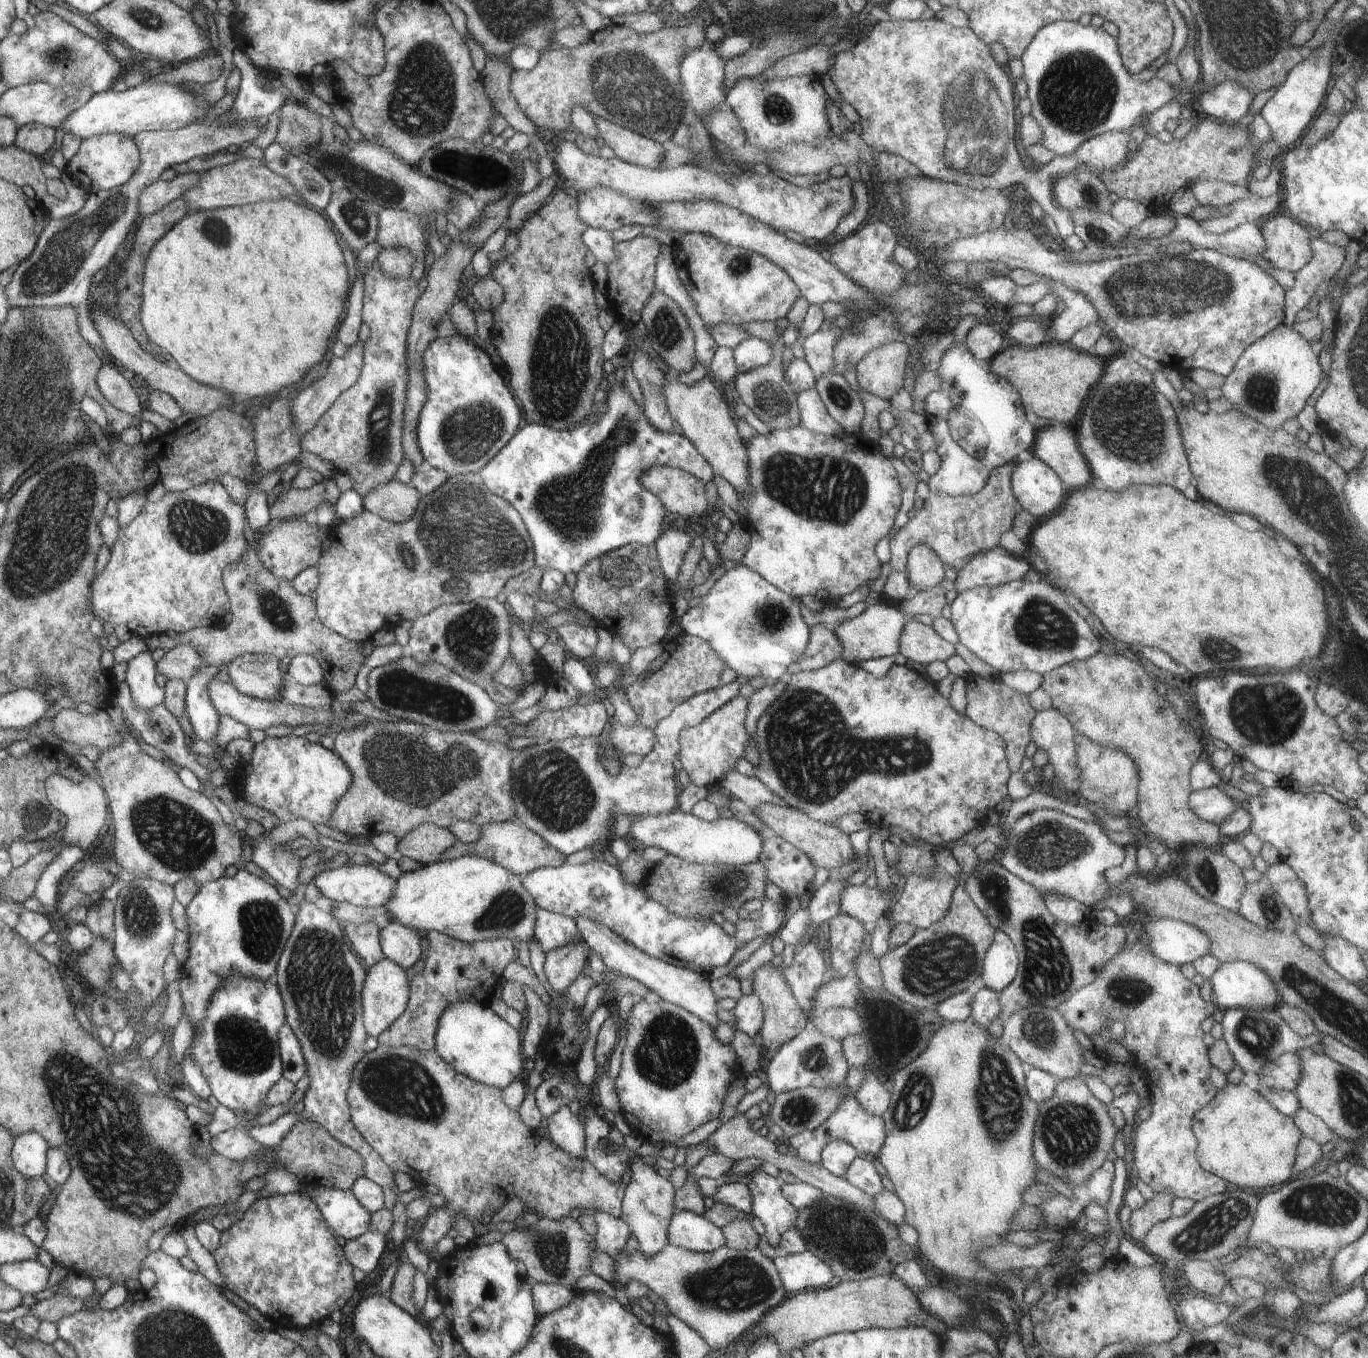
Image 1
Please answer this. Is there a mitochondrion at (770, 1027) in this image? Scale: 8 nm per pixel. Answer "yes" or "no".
no

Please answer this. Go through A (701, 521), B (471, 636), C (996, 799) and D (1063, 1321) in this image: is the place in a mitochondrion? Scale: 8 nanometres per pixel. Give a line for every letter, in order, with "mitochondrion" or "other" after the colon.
A: other
B: mitochondrion
C: other
D: other

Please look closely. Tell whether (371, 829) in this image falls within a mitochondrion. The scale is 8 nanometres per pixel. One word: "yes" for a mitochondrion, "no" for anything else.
no

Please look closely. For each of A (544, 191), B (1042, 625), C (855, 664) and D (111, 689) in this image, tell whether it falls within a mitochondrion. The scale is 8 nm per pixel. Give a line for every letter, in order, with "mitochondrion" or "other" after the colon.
A: other
B: mitochondrion
C: other
D: other

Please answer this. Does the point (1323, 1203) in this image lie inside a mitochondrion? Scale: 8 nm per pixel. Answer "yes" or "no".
yes

